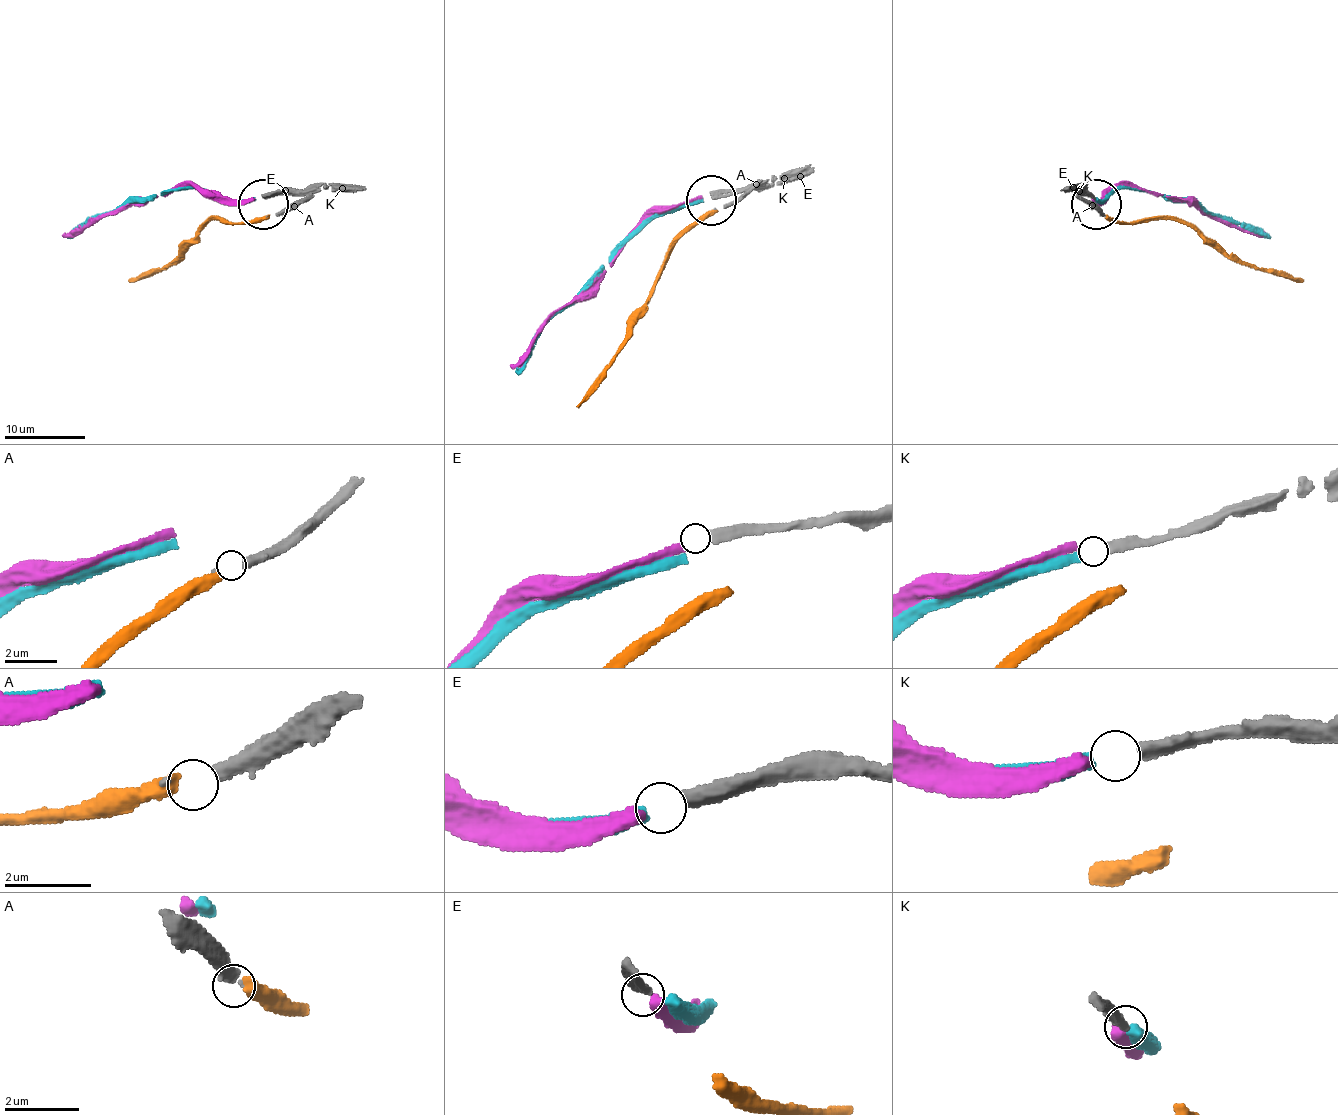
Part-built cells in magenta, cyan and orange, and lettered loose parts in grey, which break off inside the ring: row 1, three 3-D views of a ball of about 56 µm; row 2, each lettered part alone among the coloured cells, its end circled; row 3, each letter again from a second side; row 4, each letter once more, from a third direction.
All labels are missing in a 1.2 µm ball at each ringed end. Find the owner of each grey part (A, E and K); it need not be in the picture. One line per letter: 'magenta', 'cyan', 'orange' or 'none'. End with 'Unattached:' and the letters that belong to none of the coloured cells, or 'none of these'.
A: orange
E: magenta
K: cyan
Unattached: none of these

